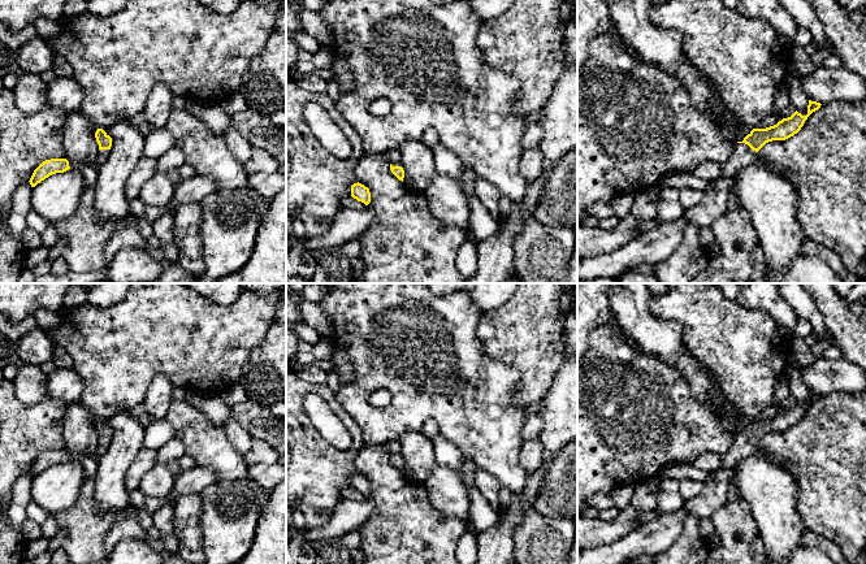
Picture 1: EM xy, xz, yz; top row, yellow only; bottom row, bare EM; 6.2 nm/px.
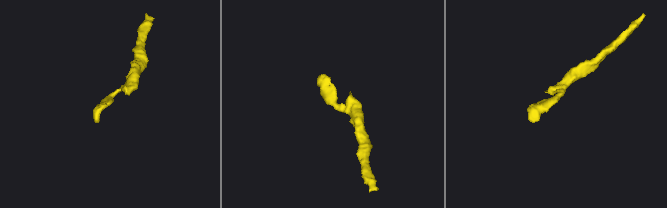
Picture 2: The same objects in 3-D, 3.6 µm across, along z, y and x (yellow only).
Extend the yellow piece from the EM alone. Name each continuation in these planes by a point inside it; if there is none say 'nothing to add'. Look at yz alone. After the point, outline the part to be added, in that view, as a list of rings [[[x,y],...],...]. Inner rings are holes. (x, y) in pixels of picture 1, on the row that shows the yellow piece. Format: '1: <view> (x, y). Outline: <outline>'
1: yz (743, 155). Outline: [[[736,143],[735,149],[727,162],[722,166],[720,177],[735,178],[736,174],[745,166],[758,160],[758,152],[753,151],[745,143]]]

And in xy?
1: xy (103, 155). Outline: [[[101,149],[99,151],[99,155],[96,157],[96,162],[91,166],[98,168],[99,165],[104,164],[107,159],[109,157],[111,149]]]

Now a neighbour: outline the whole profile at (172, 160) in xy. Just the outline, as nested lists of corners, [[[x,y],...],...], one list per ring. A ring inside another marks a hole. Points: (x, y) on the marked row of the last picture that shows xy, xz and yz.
[[[174,147],[157,160],[157,172],[168,173],[170,170],[177,170],[185,162],[183,152]]]

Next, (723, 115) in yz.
[[[724,104],[714,105],[713,112],[722,126],[731,126],[733,129],[733,136],[737,142],[744,140],[742,130],[745,125],[739,120],[737,114],[732,113]]]

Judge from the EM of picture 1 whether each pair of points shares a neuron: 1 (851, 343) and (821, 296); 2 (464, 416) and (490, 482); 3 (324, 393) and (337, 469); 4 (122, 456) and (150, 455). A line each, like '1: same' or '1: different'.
1: same
2: different
3: same
4: different

